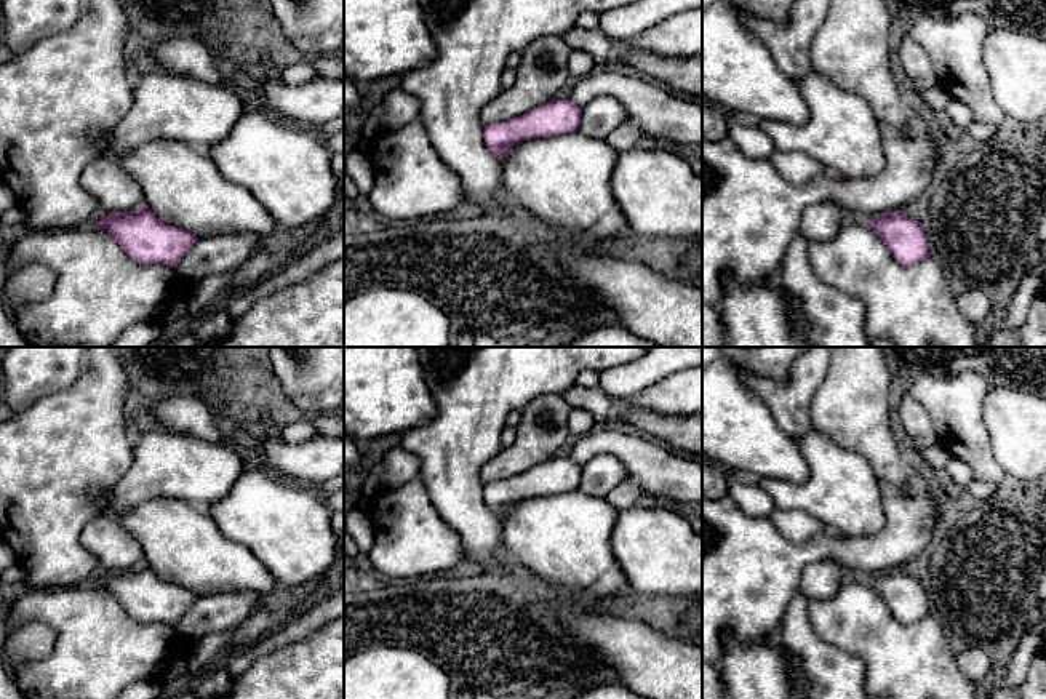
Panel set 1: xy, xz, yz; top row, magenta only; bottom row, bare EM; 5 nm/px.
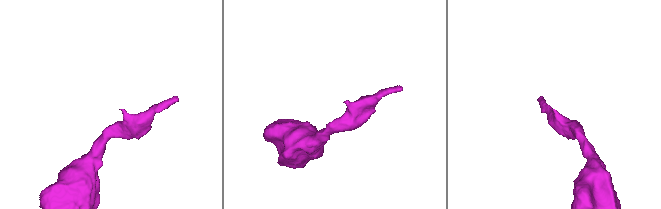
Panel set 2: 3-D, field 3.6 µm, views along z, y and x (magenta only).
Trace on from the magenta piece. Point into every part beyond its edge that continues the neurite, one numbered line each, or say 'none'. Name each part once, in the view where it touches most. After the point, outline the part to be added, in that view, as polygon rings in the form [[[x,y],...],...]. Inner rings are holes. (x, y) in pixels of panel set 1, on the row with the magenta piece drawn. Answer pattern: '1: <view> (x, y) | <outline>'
none

